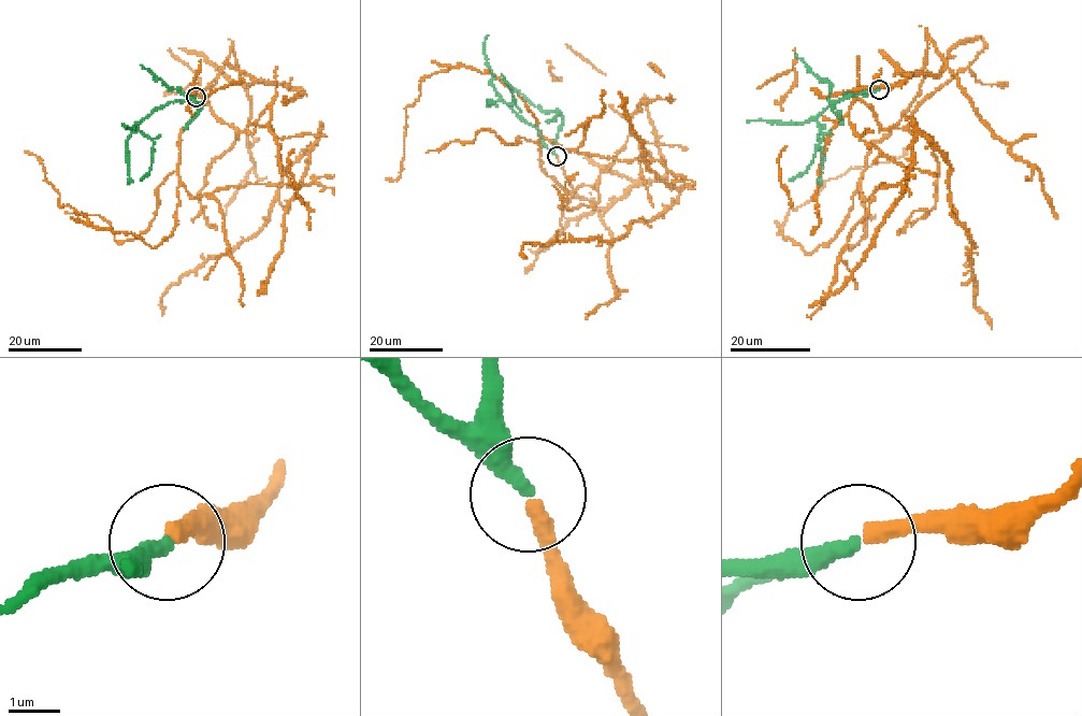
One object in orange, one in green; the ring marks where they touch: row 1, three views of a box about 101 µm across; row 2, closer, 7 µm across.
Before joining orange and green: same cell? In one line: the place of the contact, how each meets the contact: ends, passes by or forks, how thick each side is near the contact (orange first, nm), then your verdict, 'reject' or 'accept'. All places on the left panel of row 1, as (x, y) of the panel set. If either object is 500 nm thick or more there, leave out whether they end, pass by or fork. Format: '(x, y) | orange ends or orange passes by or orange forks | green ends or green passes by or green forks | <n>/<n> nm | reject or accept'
(196, 97) | orange ends | green ends | 320/320 nm | accept

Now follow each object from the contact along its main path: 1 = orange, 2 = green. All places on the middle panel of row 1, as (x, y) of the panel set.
1: (557, 156), (576, 197), (540, 168), (540, 139), (658, 160), (679, 197), (614, 241), (525, 243), (523, 258)
2: (557, 155), (533, 126), (499, 100), (515, 103), (511, 90), (501, 74)

